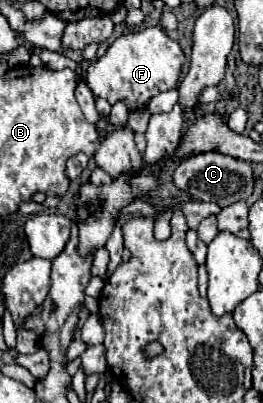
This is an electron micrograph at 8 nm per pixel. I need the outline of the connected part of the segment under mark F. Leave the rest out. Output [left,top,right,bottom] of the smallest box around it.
[86,26,186,110]

